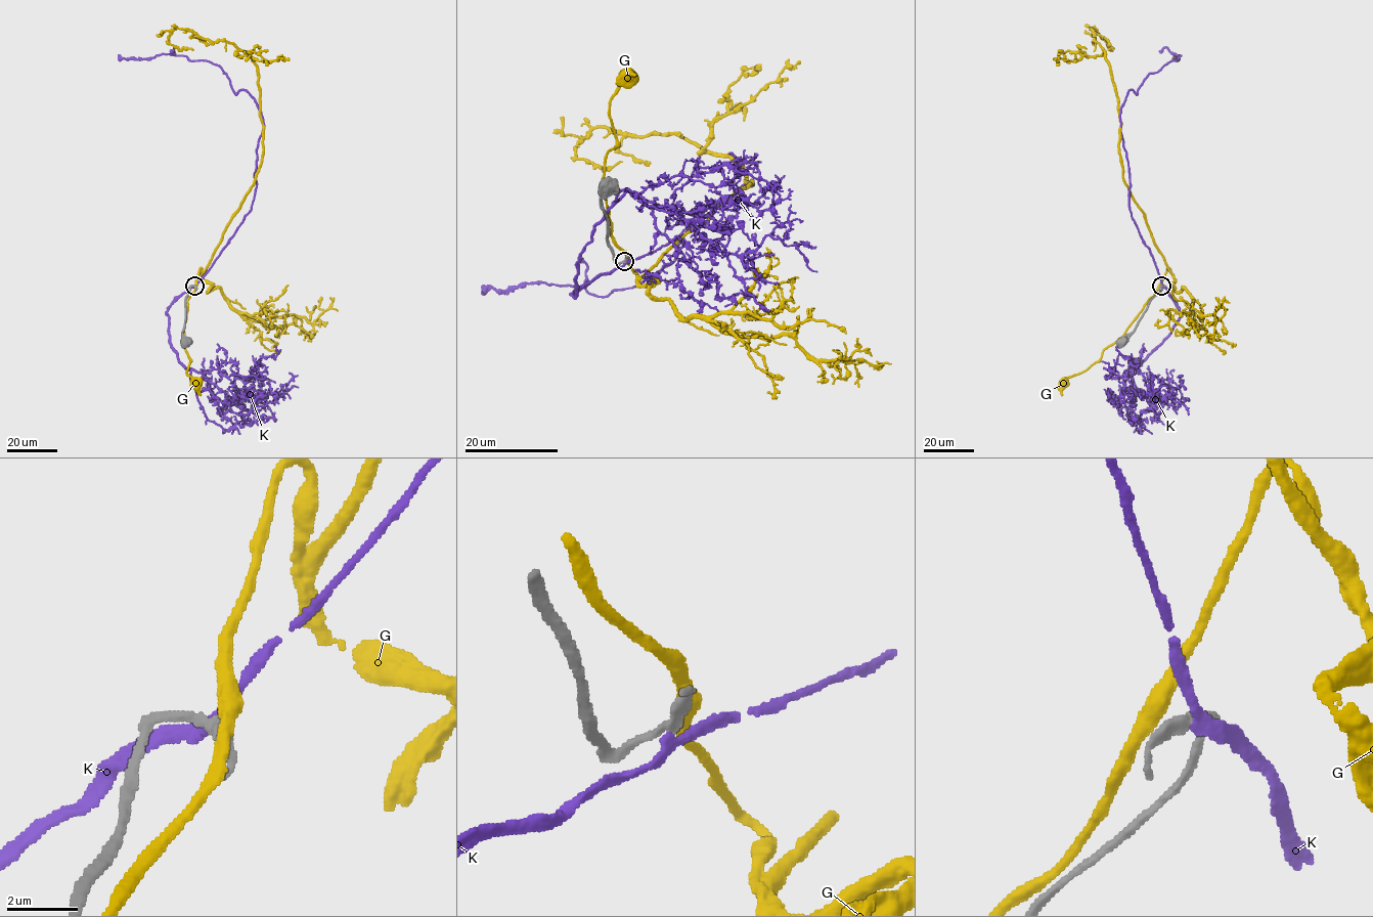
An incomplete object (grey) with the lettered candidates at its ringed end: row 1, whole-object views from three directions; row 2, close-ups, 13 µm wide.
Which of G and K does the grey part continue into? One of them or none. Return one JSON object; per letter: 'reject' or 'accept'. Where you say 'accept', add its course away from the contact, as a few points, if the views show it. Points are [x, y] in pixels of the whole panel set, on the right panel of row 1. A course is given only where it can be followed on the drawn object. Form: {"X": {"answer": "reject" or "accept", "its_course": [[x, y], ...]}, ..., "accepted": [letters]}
{"G": {"answer": "reject"}, "K": {"answer": "accept", "its_course": [[1162, 287], [1130, 210], [1120, 113], [1130, 90], [1137, 94], [1149, 75], [1179, 55]]}, "accepted": ["K"]}

